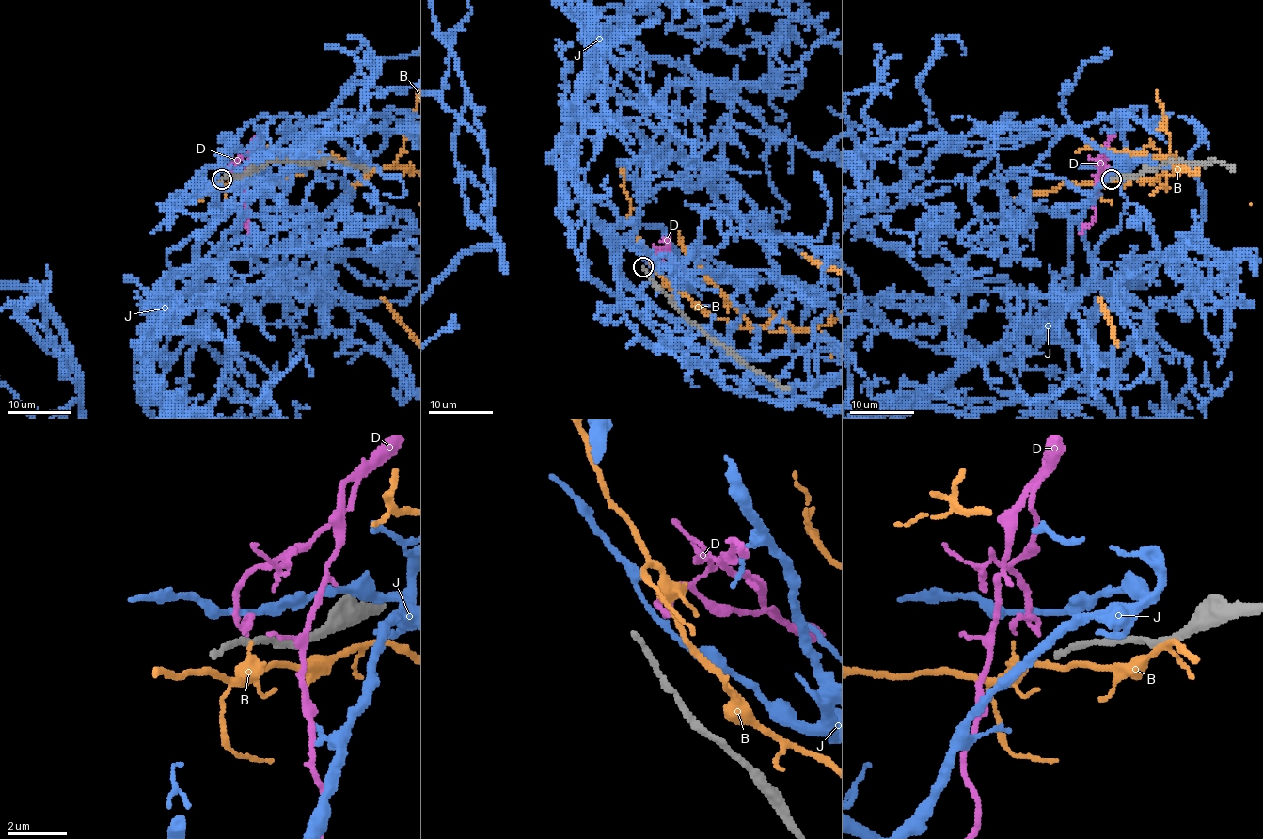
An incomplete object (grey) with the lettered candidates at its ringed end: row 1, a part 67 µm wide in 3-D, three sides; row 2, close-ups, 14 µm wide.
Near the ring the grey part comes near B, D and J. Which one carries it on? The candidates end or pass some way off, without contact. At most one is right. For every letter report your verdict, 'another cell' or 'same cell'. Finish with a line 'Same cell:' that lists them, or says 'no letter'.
B: another cell
D: another cell
J: another cell
Same cell: no letter

